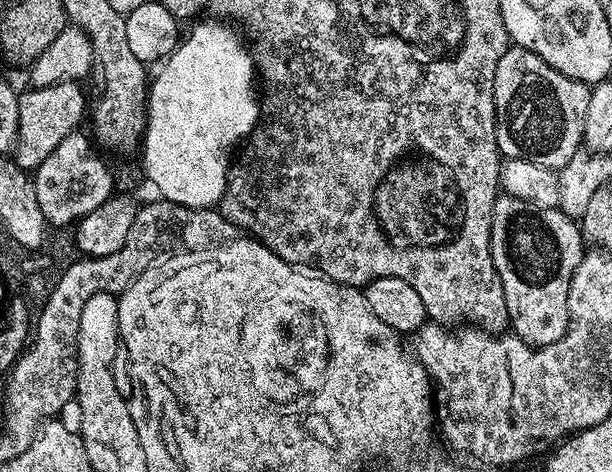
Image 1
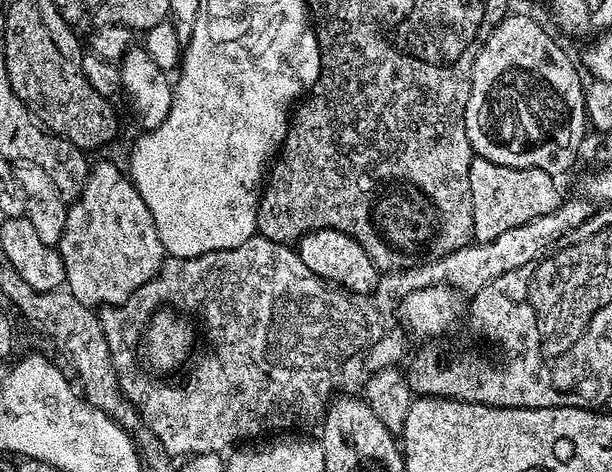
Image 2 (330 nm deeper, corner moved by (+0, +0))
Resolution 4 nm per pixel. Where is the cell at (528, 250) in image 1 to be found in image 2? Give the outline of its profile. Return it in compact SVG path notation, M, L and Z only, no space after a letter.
M473 159L470 166L470 198L474 202L473 237L477 241L493 240L498 234L506 234L522 222L539 216L541 212L554 210L562 203L557 177L546 170L511 168L489 160Z

